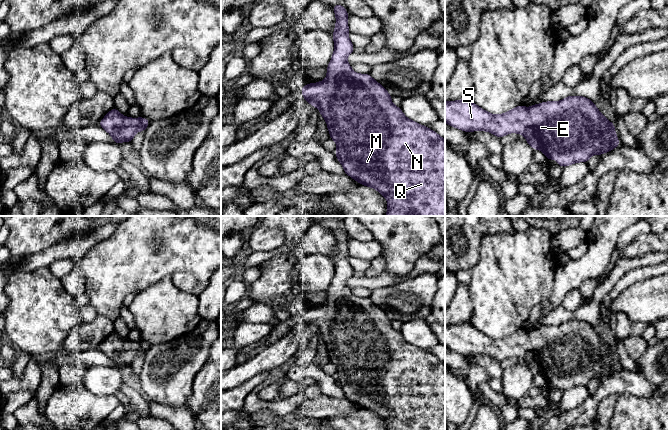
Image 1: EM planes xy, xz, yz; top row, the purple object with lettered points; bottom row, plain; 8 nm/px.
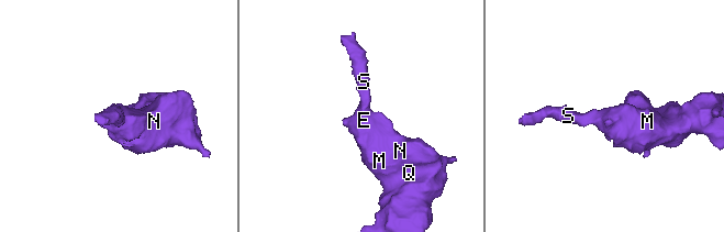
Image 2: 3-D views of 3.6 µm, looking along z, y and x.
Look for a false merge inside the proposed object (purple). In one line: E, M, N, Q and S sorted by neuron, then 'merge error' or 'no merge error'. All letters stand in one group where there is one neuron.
E M N Q S; no merge error

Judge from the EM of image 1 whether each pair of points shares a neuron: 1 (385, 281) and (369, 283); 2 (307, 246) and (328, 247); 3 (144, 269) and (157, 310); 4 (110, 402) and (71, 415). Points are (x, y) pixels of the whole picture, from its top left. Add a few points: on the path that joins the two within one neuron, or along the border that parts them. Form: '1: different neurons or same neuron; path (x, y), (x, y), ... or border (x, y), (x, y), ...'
1: same neuron; path (381, 281), (373, 283)
2: same neuron; path (312, 246), (323, 246)
3: different neurons; border (170, 275), (164, 276), (140, 291)
4: same neuron; path (100, 407), (81, 411)

